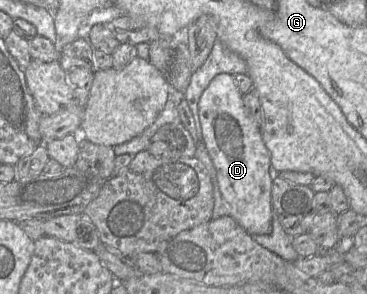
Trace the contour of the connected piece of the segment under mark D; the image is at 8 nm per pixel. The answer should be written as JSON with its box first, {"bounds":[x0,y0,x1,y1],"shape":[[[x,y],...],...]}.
{"bounds":[198,73,276,236],"shape":[[[226,73],[215,76],[203,91],[198,103],[203,142],[211,157],[223,199],[229,205],[230,216],[251,236],[269,234],[272,230],[272,184],[276,177],[270,153],[262,133],[243,104],[234,76]]]}

